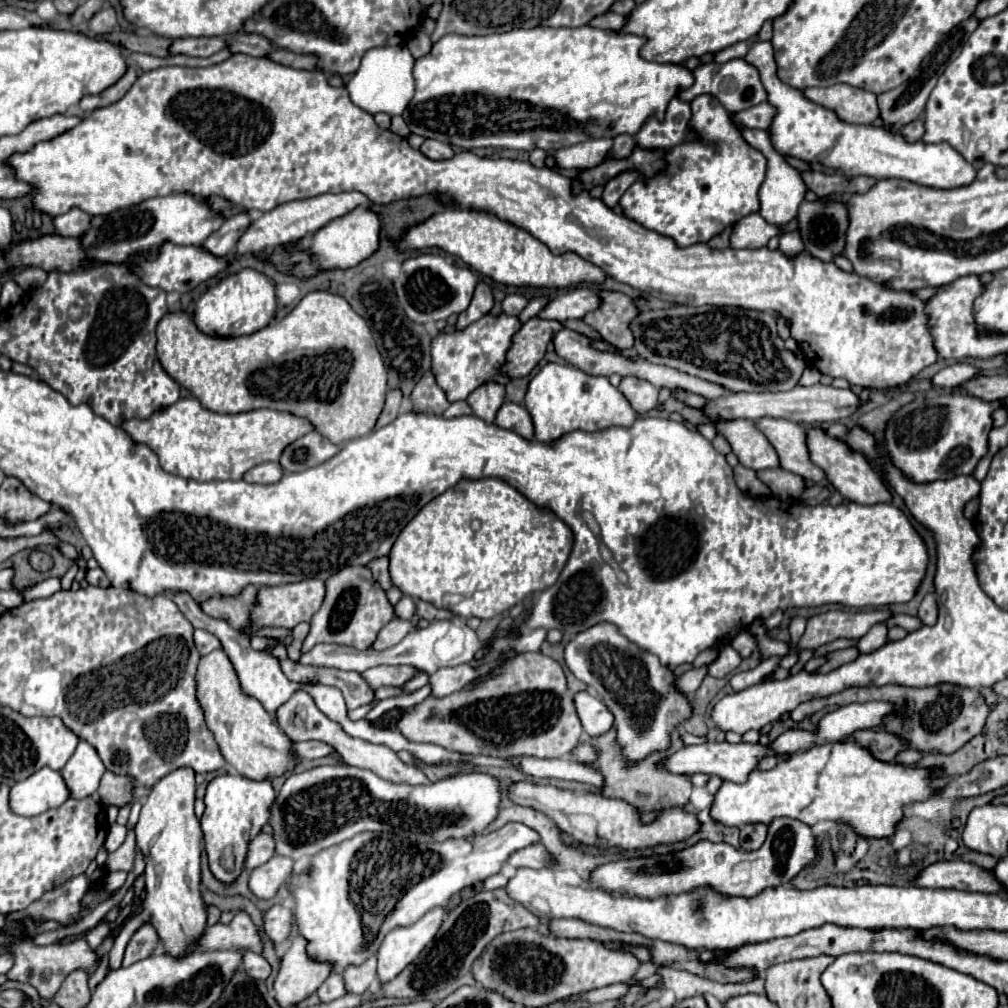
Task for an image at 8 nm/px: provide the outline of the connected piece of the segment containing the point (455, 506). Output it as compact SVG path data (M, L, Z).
M484 477L484 479L460 479L452 489L444 491L442 495L438 495L436 499L432 499L428 505L424 505L418 515L404 527L404 531L400 531L396 543L392 545L390 551L390 579L394 583L394 587L398 587L404 595L414 597L414 599L422 599L428 601L436 607L448 609L458 617L480 617L480 619L490 619L506 609L510 609L516 603L522 603L530 593L542 591L546 587L550 587L552 583L556 583L568 555L572 549L572 531L550 511L542 511L538 509L534 503L530 503L524 495L520 495L514 487L510 487L508 483L504 483L502 479L494 479L494 477Z

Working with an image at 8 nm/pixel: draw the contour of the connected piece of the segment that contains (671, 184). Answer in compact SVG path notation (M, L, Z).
M698 95L690 105L690 125L702 139L670 149L666 153L666 171L648 181L638 179L620 199L626 217L650 231L672 237L682 247L706 243L724 227L760 211L758 191L766 175L766 157L742 139L716 97Z

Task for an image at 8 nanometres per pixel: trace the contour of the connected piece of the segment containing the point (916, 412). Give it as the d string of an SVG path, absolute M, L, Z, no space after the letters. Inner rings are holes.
M928 393L926 399L918 397L898 409L888 421L884 435L886 453L916 483L972 475L980 459L988 453L992 415L1000 405L1000 401L984 401L968 393Z

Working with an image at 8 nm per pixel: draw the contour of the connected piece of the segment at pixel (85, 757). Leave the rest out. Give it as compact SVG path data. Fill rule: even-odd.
M80 741L70 761L62 767L60 775L70 791L70 797L84 799L96 793L100 777L104 775L104 765L92 745Z

